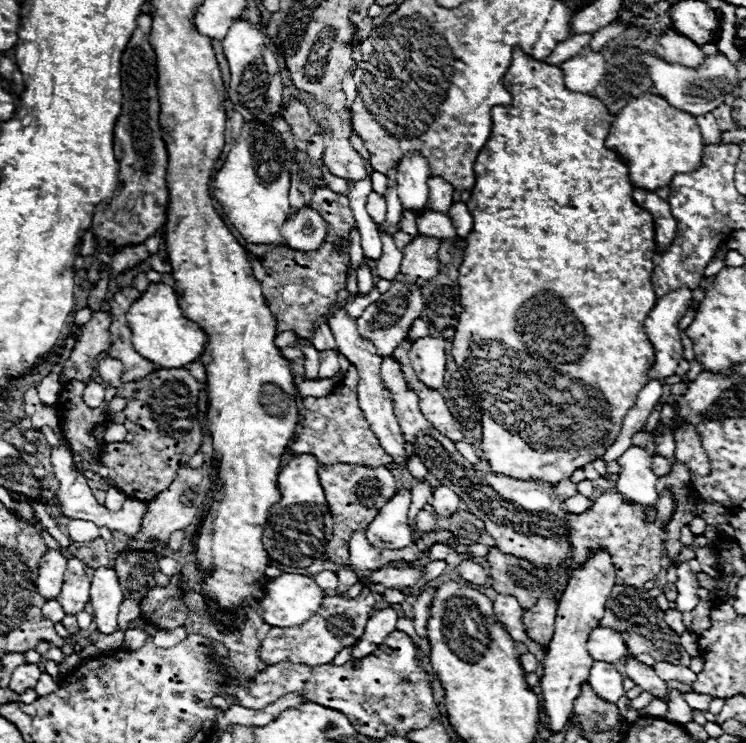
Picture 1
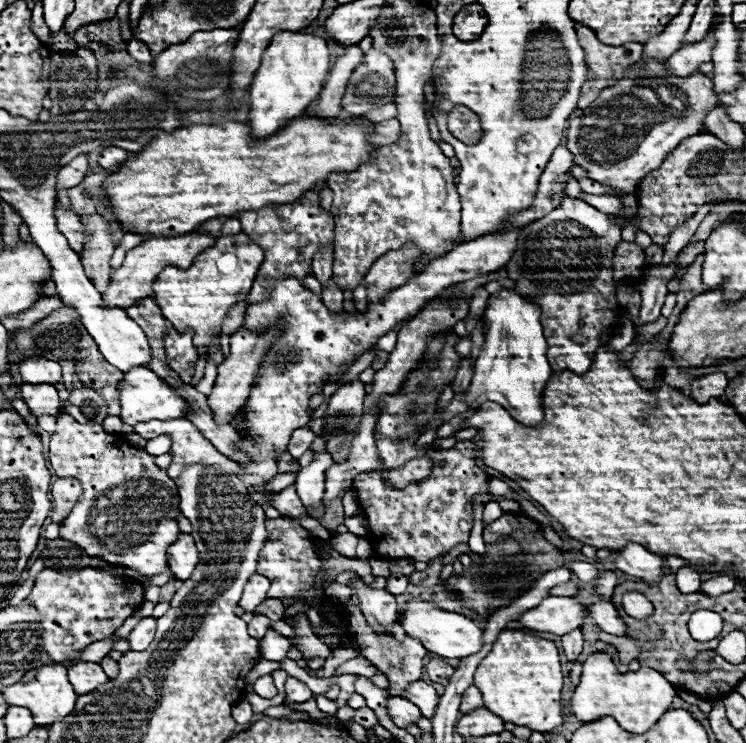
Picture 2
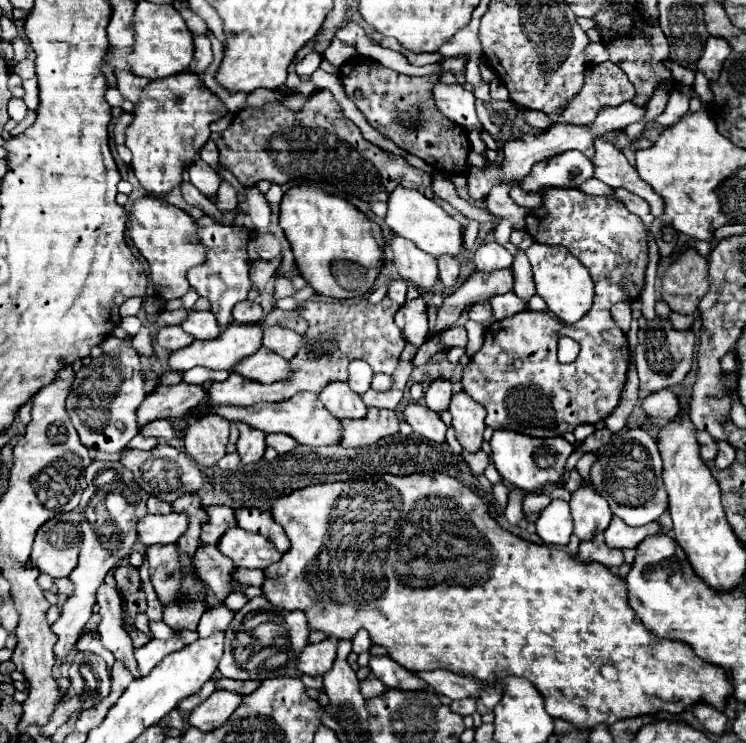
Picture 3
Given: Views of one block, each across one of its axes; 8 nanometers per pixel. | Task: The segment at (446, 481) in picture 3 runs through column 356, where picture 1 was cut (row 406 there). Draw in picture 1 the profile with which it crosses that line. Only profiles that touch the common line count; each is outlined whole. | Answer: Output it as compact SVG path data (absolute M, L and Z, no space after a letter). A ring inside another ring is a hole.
M514 50L512 66L504 76L504 84L506 90L512 94L512 102L508 106L492 108L492 120L494 120L492 138L488 138L484 150L480 150L474 164L476 186L472 188L472 196L466 202L474 218L474 228L466 238L464 260L458 268L460 304L464 310L458 316L456 336L450 348L450 354L454 356L460 374L478 388L484 400L484 408L480 408L482 410L480 448L492 472L524 480L542 480L550 484L556 484L562 478L570 478L574 470L582 468L586 462L600 458L606 452L606 448L612 446L612 442L618 438L622 430L622 420L626 412L634 406L634 400L642 390L642 386L650 382L648 370L656 362L654 346L650 344L648 334L644 332L644 320L658 300L650 282L650 274L654 270L650 256L656 250L652 216L632 200L630 192L634 188L628 176L628 168L620 162L620 158L612 150L604 146L604 138L608 136L610 122L614 116L598 98L580 92L570 92L562 80L564 74L558 66L532 60L522 50Z

